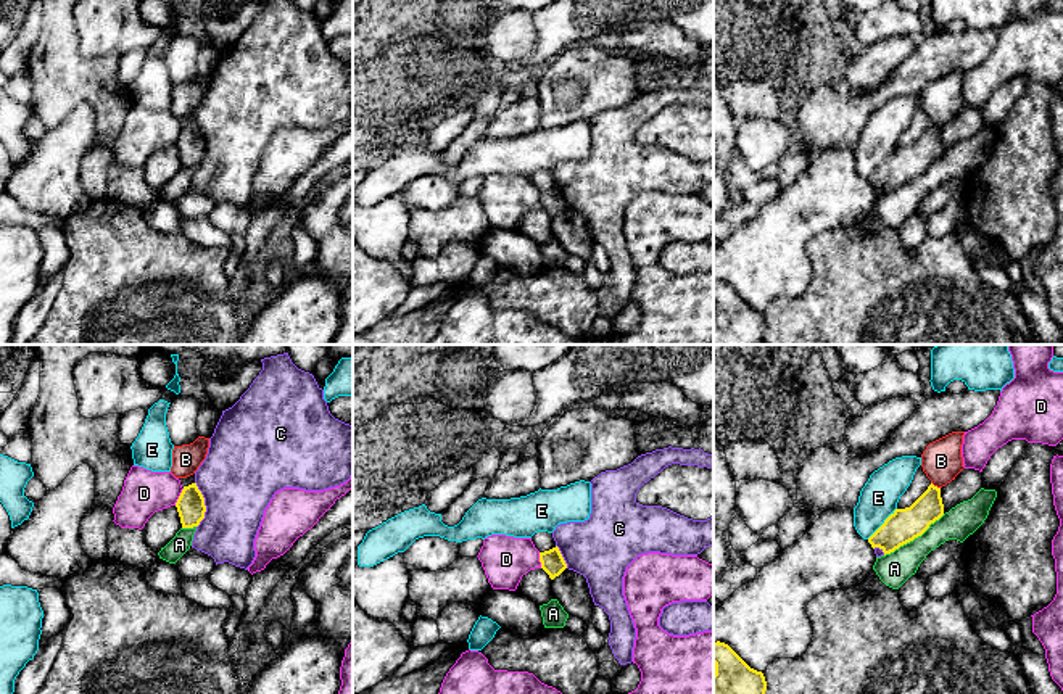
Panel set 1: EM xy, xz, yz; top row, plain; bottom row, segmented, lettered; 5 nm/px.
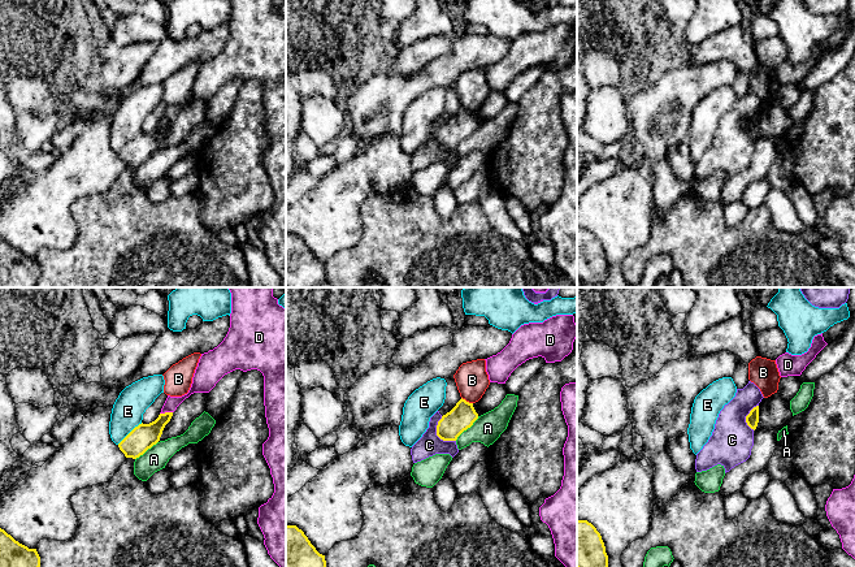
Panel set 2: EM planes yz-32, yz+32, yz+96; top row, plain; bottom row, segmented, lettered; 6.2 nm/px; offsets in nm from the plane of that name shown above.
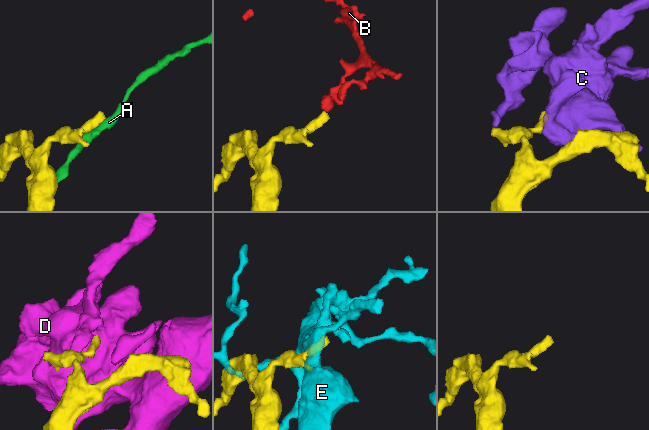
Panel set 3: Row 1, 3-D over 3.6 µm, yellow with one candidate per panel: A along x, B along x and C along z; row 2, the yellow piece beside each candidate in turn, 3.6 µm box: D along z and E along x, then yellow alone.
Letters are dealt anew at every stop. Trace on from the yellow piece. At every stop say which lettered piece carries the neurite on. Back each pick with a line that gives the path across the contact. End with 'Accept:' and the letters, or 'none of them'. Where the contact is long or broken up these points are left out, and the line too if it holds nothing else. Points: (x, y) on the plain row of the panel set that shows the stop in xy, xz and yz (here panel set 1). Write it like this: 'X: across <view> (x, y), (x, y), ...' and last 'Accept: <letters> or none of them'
Accept: none of them

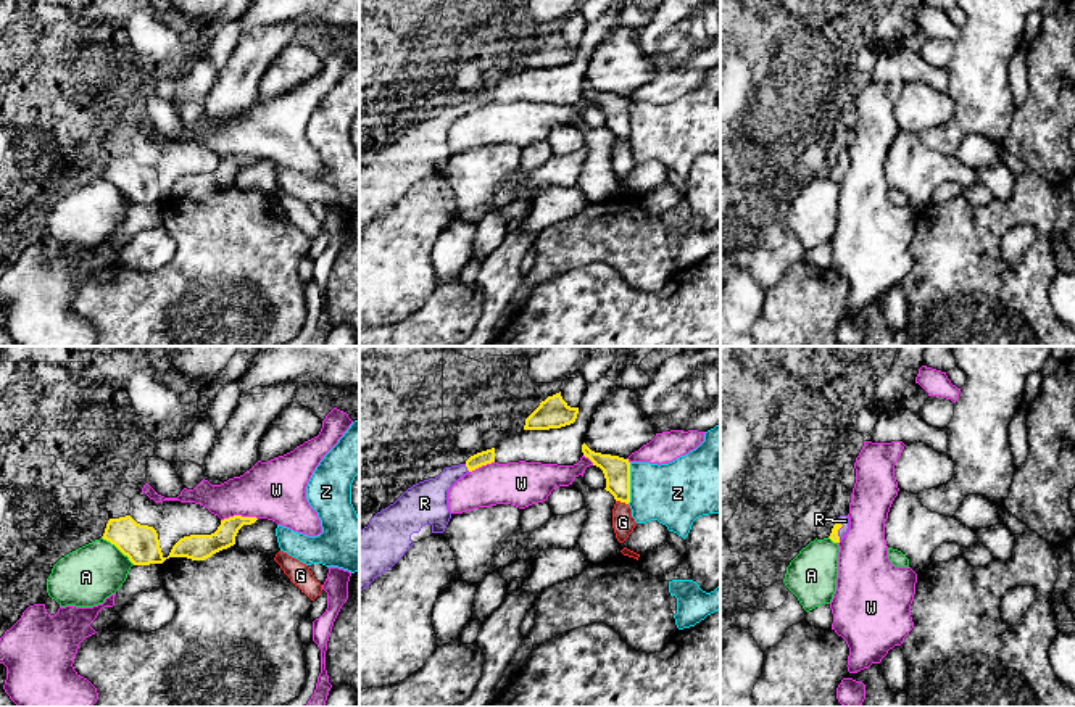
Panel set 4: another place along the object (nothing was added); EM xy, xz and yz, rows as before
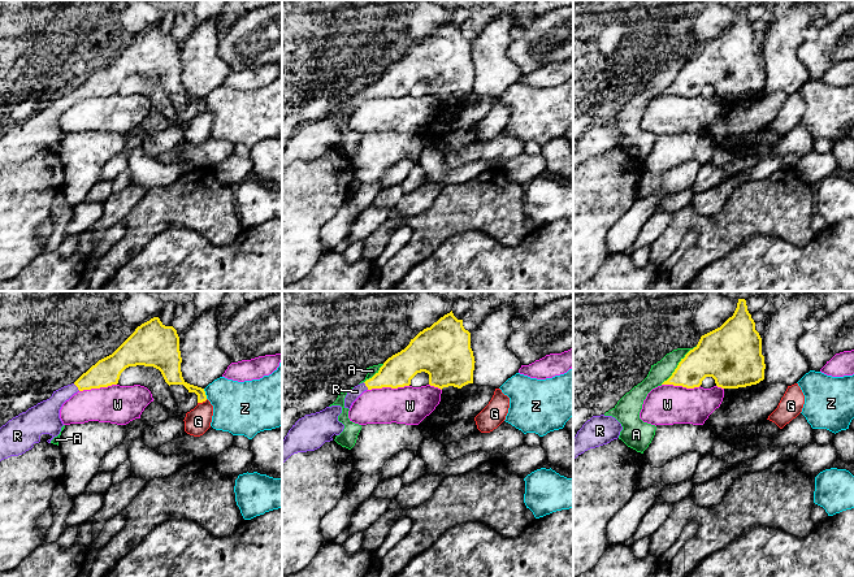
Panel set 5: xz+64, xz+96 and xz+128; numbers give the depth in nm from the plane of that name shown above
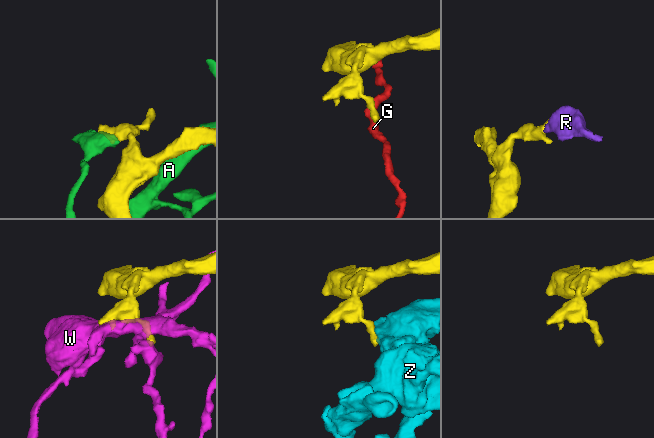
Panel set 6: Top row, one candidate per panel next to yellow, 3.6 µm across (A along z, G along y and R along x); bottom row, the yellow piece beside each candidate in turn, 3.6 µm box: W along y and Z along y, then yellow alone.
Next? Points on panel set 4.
R: across yz (834, 174), (838, 168), (845, 160)
Accept: R

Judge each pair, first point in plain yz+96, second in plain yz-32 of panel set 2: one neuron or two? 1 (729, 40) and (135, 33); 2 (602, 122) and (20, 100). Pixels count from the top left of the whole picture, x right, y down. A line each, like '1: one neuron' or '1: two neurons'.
1: two neurons
2: two neurons

